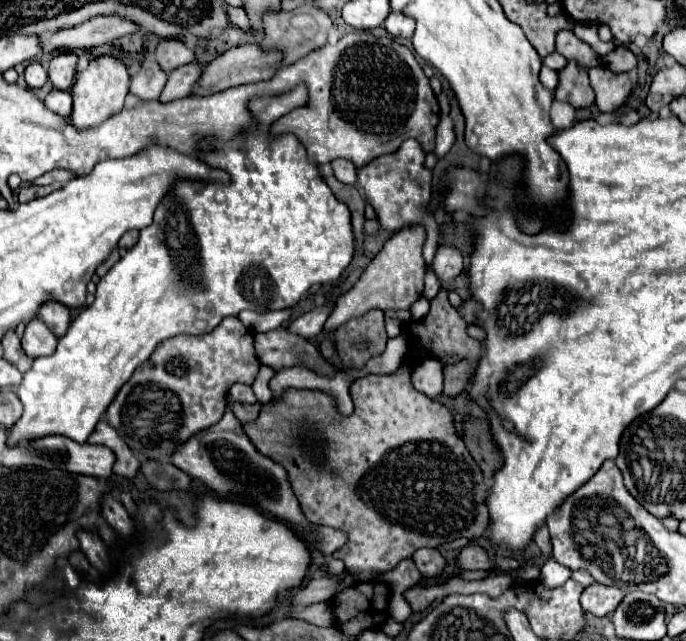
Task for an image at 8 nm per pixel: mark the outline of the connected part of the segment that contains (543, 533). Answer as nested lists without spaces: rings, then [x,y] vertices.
[[[540,525],[538,531],[534,533],[534,543],[540,547],[540,551],[550,557],[550,535],[548,535],[548,527]]]

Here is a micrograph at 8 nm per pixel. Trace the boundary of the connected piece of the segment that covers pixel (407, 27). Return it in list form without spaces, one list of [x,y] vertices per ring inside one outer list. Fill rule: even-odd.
[[[390,11],[390,15],[386,17],[384,21],[388,33],[396,39],[410,39],[412,33],[414,33],[414,19],[410,19],[408,15],[404,13],[396,13],[396,11]]]

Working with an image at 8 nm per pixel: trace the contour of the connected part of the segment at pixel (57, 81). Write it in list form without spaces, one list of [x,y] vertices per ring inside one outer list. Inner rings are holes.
[[[64,51],[52,57],[48,67],[48,77],[56,89],[70,89],[76,75],[76,53]]]

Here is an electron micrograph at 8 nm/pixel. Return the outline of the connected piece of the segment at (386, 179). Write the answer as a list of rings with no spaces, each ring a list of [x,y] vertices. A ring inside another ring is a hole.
[[[406,139],[402,147],[392,153],[378,157],[370,161],[370,165],[358,169],[358,183],[366,191],[366,199],[376,211],[376,219],[384,231],[398,231],[400,227],[406,227],[410,223],[424,223],[426,225],[427,238],[423,246],[423,258],[426,261],[426,277],[424,277],[424,297],[432,301],[436,293],[440,291],[440,281],[432,273],[432,259],[438,249],[438,225],[434,215],[426,211],[426,205],[432,197],[432,173],[424,167],[424,151],[418,145],[416,139]]]

